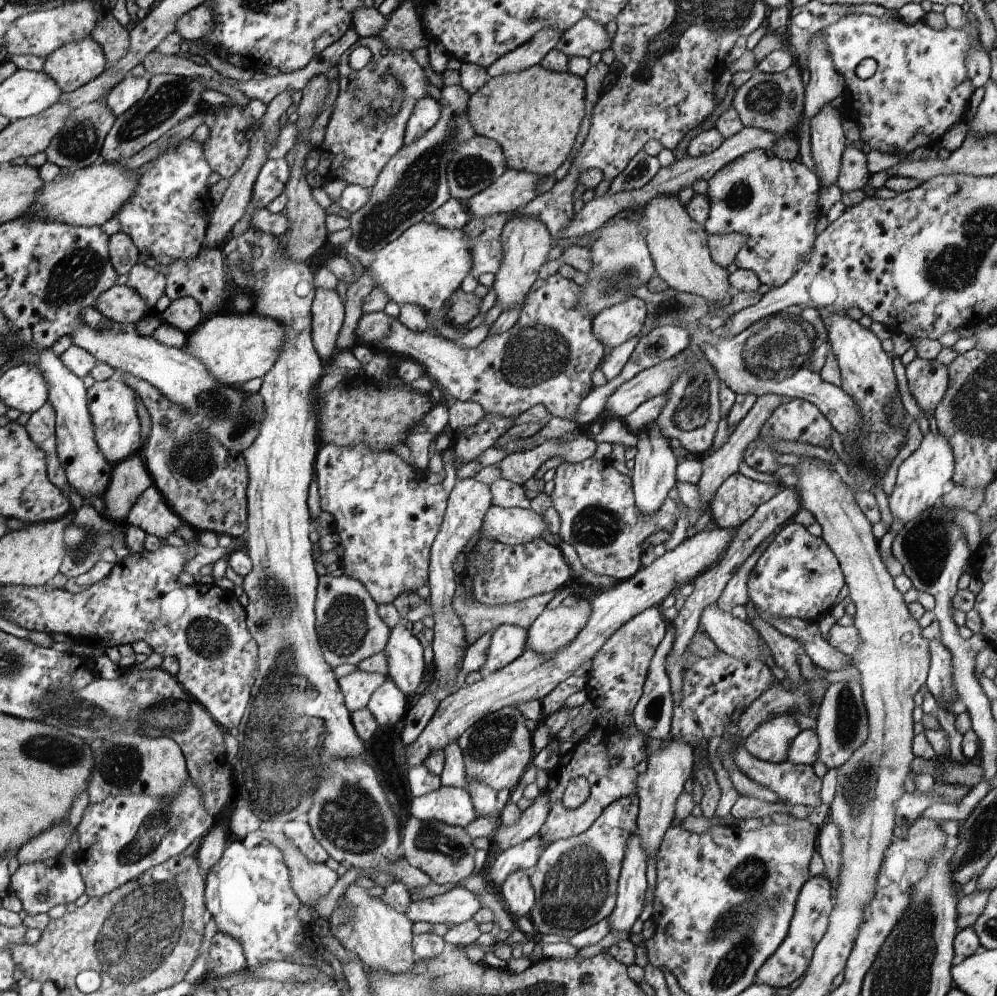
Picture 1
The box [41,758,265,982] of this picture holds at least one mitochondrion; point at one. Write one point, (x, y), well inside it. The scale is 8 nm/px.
(146, 841)

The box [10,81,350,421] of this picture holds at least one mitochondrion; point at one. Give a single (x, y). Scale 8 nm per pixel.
(75, 275)

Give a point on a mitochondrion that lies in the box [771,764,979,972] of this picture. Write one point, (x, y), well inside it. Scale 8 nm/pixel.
(921, 853)

